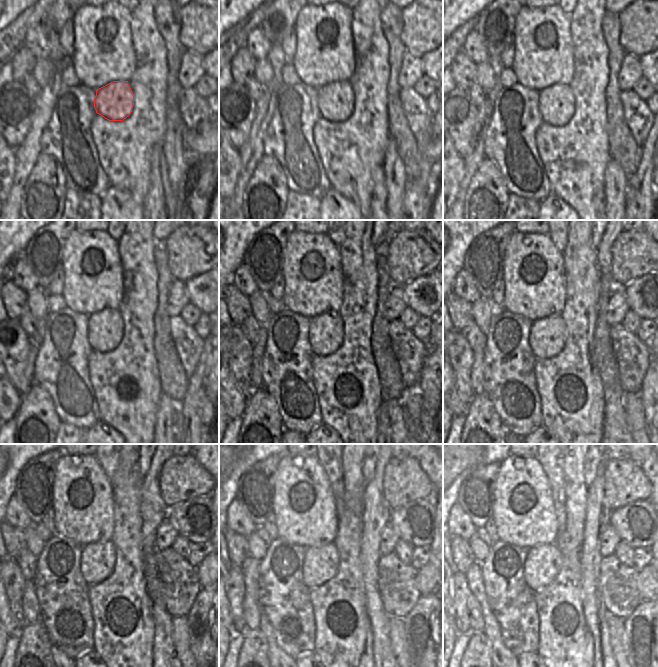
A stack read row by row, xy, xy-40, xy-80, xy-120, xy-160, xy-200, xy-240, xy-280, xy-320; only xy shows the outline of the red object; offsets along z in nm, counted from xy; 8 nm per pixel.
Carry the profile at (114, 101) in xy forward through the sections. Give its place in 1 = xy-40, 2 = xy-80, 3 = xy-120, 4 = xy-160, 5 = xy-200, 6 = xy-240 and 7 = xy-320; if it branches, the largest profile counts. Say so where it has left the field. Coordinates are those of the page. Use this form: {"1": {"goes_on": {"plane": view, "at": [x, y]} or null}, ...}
{"1": {"goes_on": {"plane": "xy-40", "at": [335, 100]}}, "2": {"goes_on": {"plane": "xy-80", "at": [556, 103]}}, "3": {"goes_on": {"plane": "xy-120", "at": [105, 328]}}, "4": {"goes_on": {"plane": "xy-160", "at": [326, 331]}}, "5": {"goes_on": {"plane": "xy-200", "at": [547, 337]}}, "6": {"goes_on": {"plane": "xy-240", "at": [97, 560]}}, "7": {"goes_on": {"plane": "xy-320", "at": [543, 563]}}}

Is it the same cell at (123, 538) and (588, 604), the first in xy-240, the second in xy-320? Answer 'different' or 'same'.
different

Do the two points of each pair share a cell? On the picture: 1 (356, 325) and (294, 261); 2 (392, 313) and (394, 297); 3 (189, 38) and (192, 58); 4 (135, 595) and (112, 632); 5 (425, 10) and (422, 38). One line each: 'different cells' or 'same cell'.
1: different cells
2: same cell
3: different cells
4: same cell
5: same cell

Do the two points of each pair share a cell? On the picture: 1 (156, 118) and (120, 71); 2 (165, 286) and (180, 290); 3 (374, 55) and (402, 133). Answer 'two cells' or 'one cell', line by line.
1: two cells
2: two cells
3: two cells

